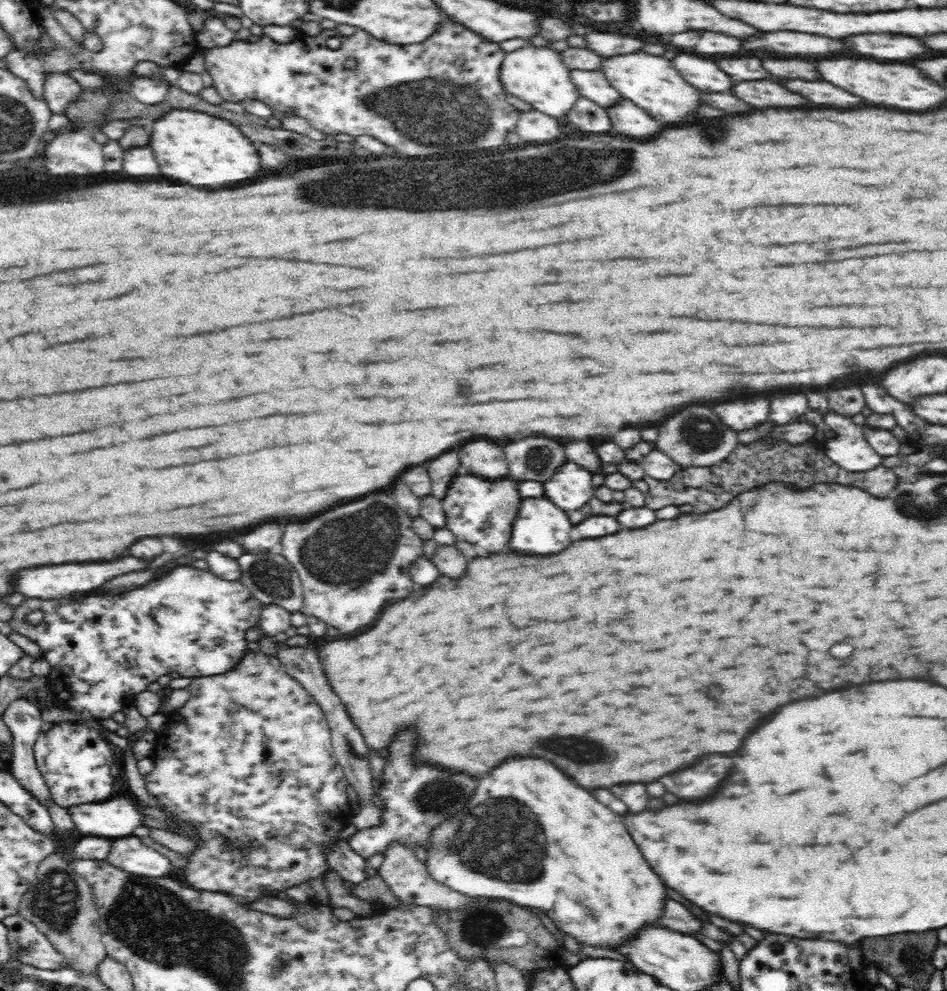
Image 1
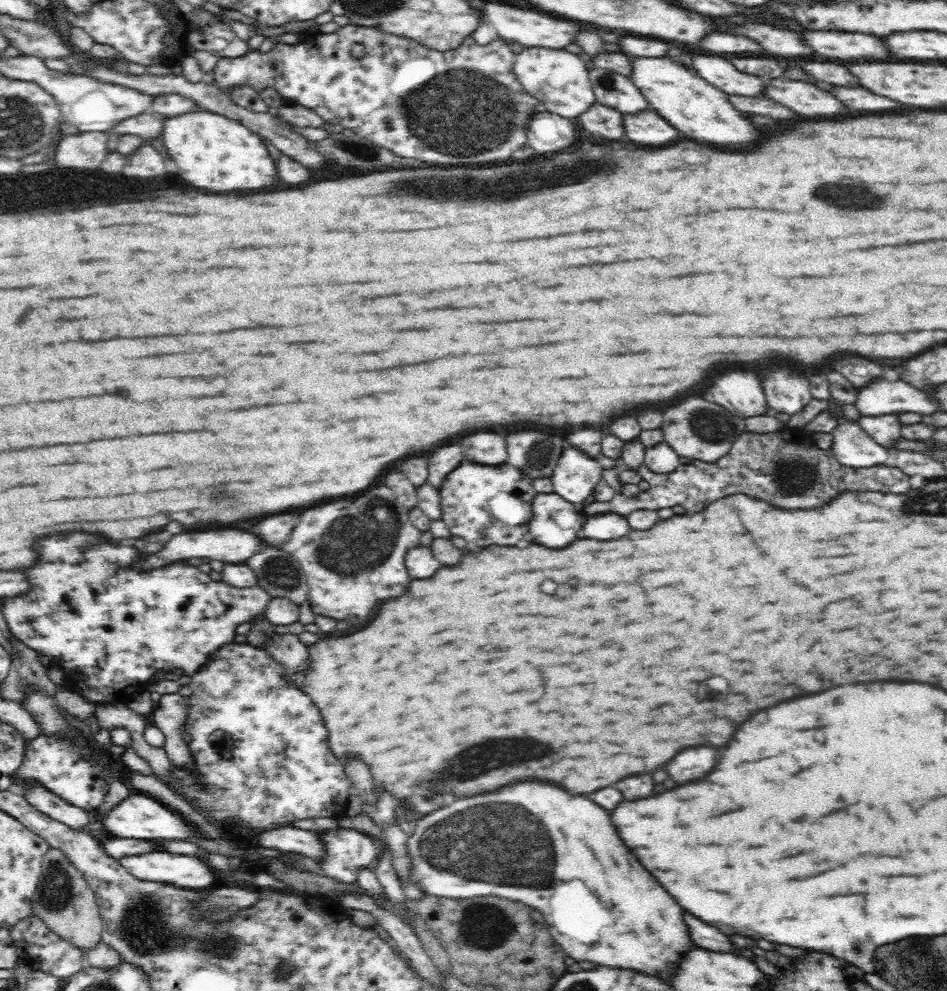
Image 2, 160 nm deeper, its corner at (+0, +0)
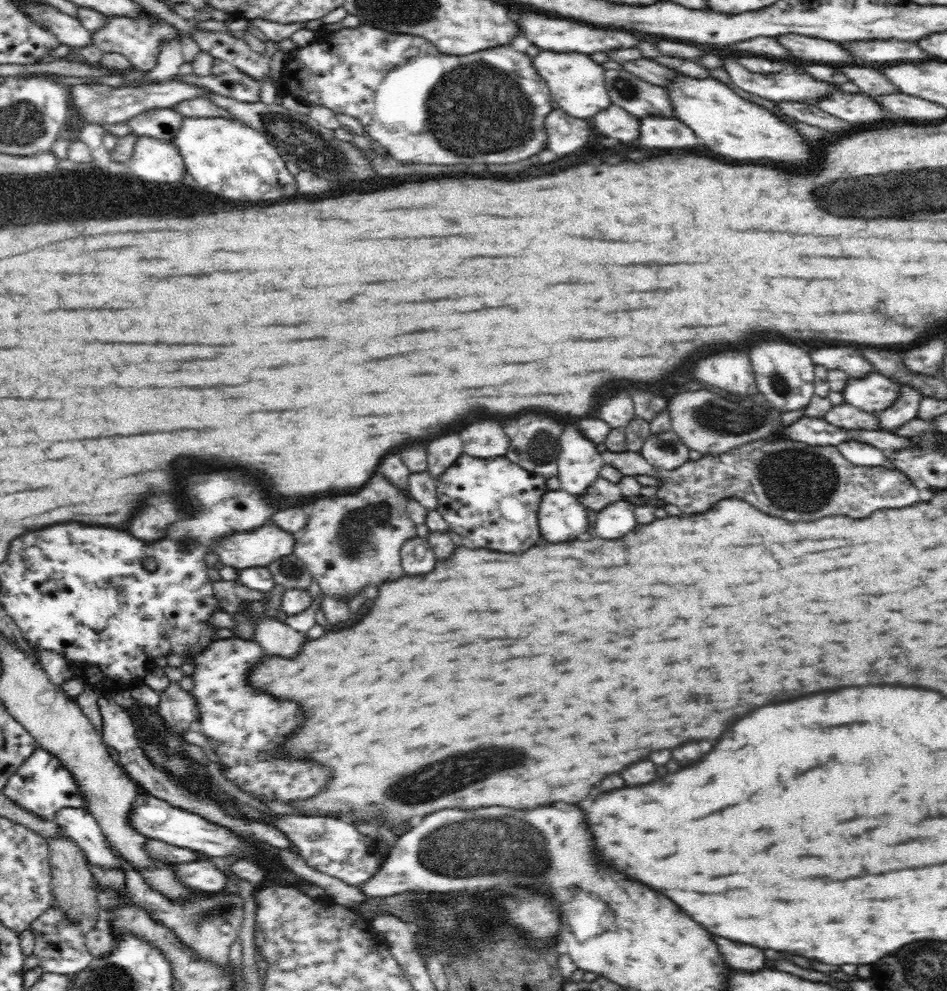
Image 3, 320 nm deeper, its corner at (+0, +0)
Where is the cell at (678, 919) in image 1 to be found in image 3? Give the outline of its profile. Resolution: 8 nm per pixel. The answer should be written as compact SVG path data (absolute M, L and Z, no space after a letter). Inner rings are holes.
M712 936L714 944L718 946L720 956L730 964L730 966L740 966L744 970L756 970L762 968L764 956L758 948L748 946L748 944L738 944L722 936Z

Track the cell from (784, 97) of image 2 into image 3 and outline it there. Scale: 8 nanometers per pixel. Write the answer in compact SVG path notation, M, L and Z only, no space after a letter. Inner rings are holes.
M842 90L830 91L815 102L815 107L833 118L840 118L852 124L882 122L884 114L880 107L865 93L847 93Z

